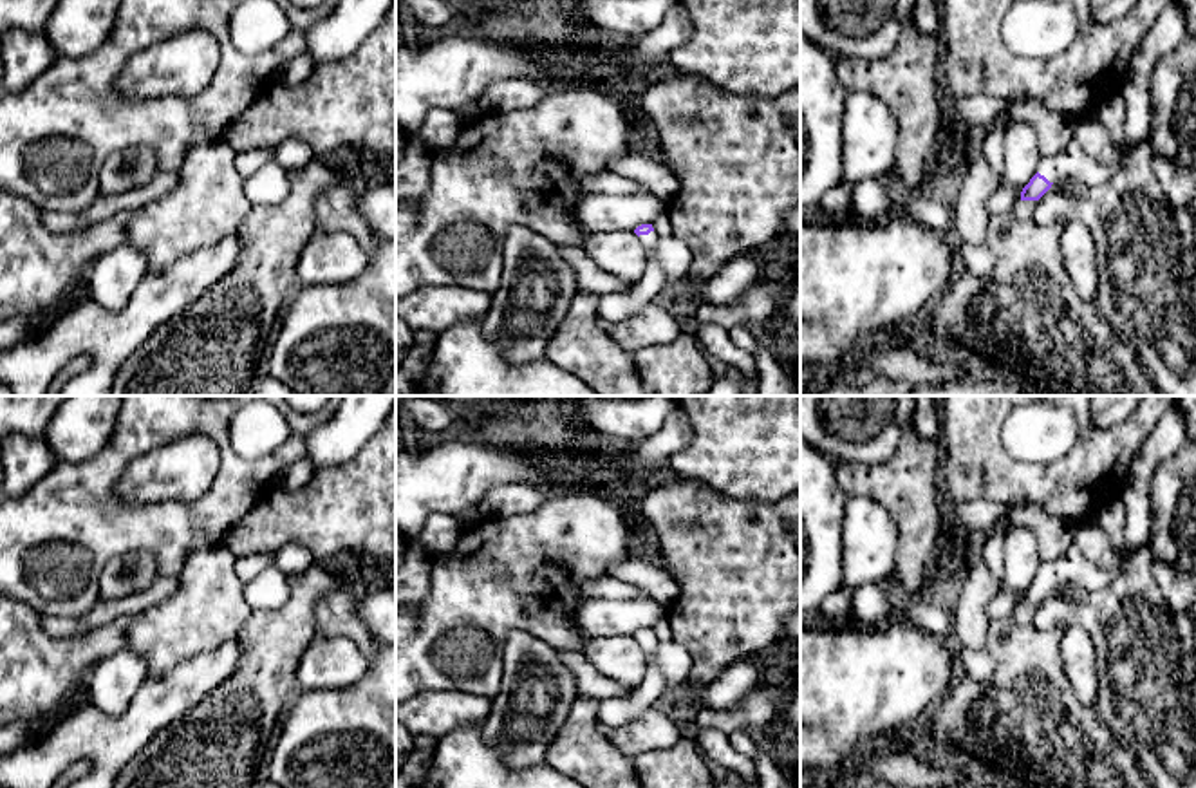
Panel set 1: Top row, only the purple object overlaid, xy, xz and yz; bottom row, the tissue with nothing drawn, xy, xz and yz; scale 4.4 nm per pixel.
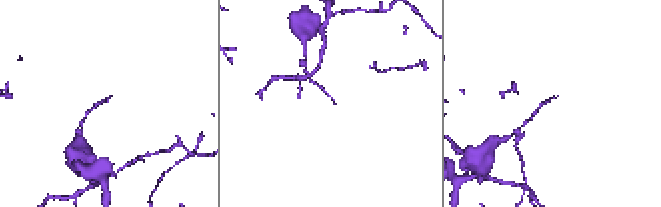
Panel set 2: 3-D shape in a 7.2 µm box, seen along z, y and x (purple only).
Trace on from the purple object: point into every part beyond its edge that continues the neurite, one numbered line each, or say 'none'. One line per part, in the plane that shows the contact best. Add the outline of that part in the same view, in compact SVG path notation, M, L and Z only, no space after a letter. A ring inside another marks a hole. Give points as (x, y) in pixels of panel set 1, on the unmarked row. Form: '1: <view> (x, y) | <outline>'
1: xz (622, 711) | M650 636L649 640L640 640L638 643L647 658L645 676L629 696L602 701L598 719L607 727L625 727L632 723L647 708L659 705L667 692L665 676L658 665L659 642Z

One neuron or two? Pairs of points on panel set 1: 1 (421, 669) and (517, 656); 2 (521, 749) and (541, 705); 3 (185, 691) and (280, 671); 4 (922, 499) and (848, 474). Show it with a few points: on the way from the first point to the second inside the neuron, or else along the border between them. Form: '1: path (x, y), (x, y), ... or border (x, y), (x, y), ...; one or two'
1: border (539, 637), (508, 635), (503, 684), (492, 700); two
2: path (521, 738), (521, 725), (530, 716); one
3: border (241, 646), (235, 671), (188, 711); two
4: path (904, 485), (866, 481); one

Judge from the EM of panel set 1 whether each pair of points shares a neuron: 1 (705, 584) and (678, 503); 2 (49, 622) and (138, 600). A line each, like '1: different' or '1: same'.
1: same
2: same

